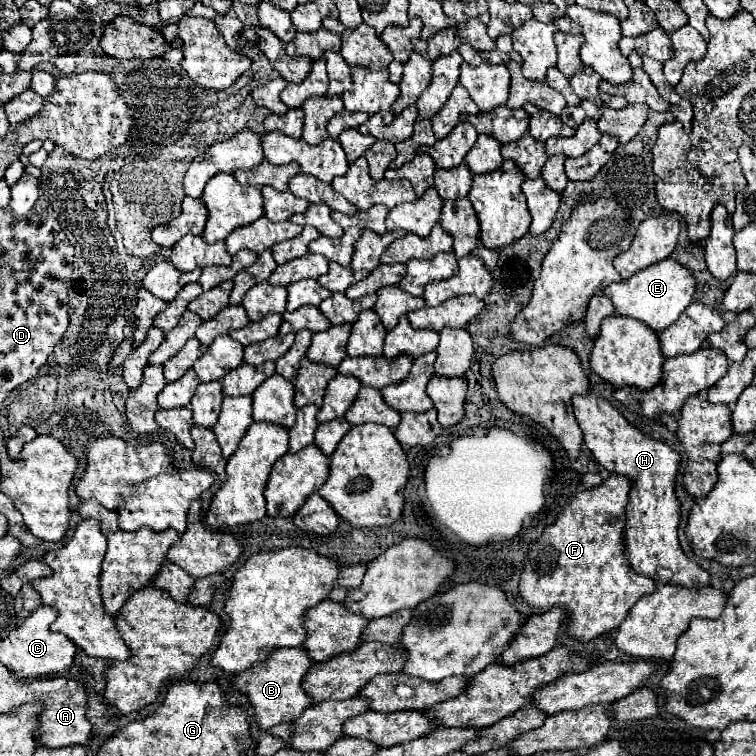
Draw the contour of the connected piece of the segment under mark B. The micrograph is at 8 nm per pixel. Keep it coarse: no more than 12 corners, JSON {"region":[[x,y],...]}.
{"region":[[276,649],[236,675],[262,729],[314,705],[306,649]]}

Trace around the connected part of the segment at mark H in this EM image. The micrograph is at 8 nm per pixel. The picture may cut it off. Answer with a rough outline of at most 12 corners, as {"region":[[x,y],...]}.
{"region":[[598,395],[572,407],[594,459],[634,481],[632,569],[702,589],[680,547],[680,453]]}

